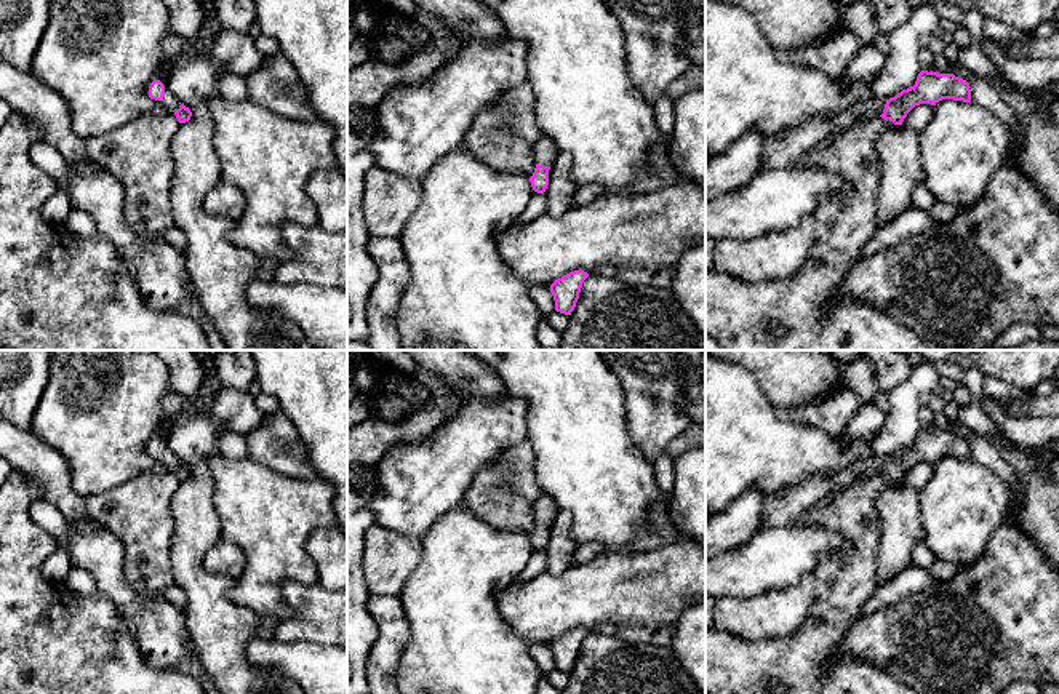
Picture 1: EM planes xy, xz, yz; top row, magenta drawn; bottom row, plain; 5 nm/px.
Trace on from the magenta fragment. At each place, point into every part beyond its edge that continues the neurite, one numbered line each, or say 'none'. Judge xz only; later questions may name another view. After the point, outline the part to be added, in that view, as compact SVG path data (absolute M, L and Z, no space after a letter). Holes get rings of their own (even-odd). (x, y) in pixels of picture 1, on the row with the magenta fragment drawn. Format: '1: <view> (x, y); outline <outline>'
1: xz (520, 101); outline M528 82L501 94L491 106L510 110L512 130L530 144L534 163L550 166L558 150L536 123L534 93Z

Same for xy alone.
1: xy (170, 103); outline M158 74L158 75L155 75L155 77L149 82L149 85L147 85L147 88L146 88L147 94L149 94L149 86L150 86L150 83L152 83L154 80L160 80L160 82L163 83L163 86L165 86L165 98L160 101L162 106L163 106L163 109L165 109L168 114L174 114L174 112L179 109L181 104L179 104L179 101L170 93L170 90L166 88L165 74Z

